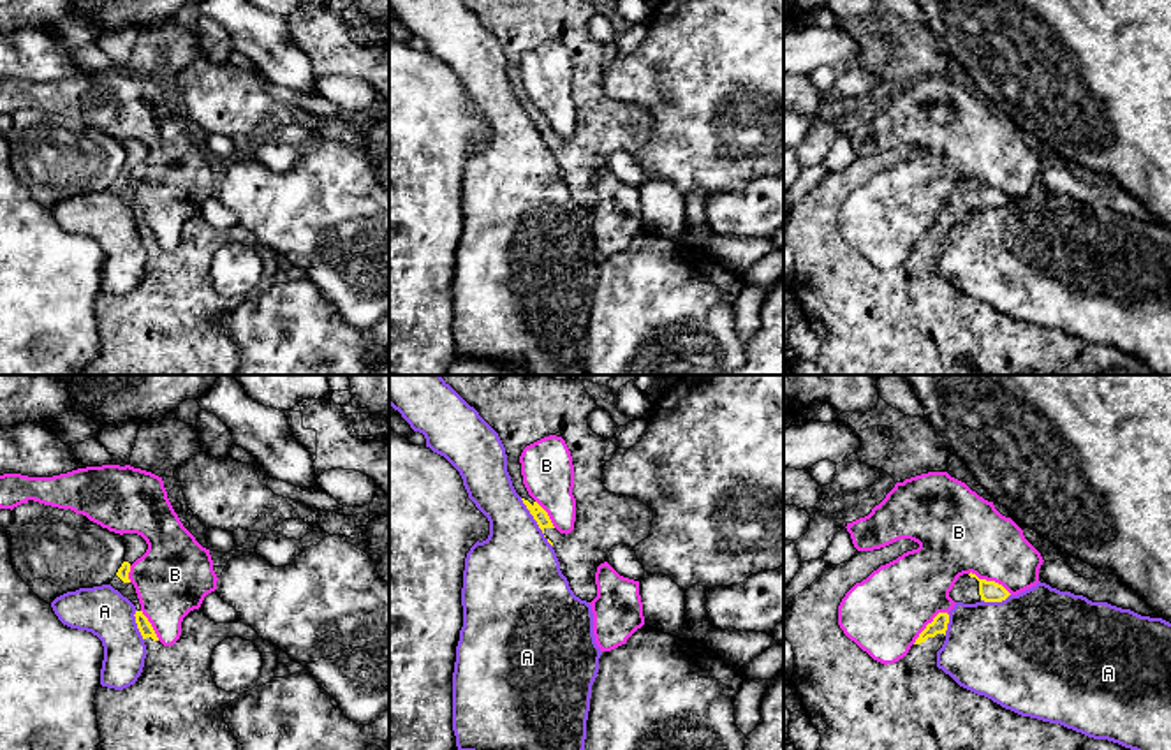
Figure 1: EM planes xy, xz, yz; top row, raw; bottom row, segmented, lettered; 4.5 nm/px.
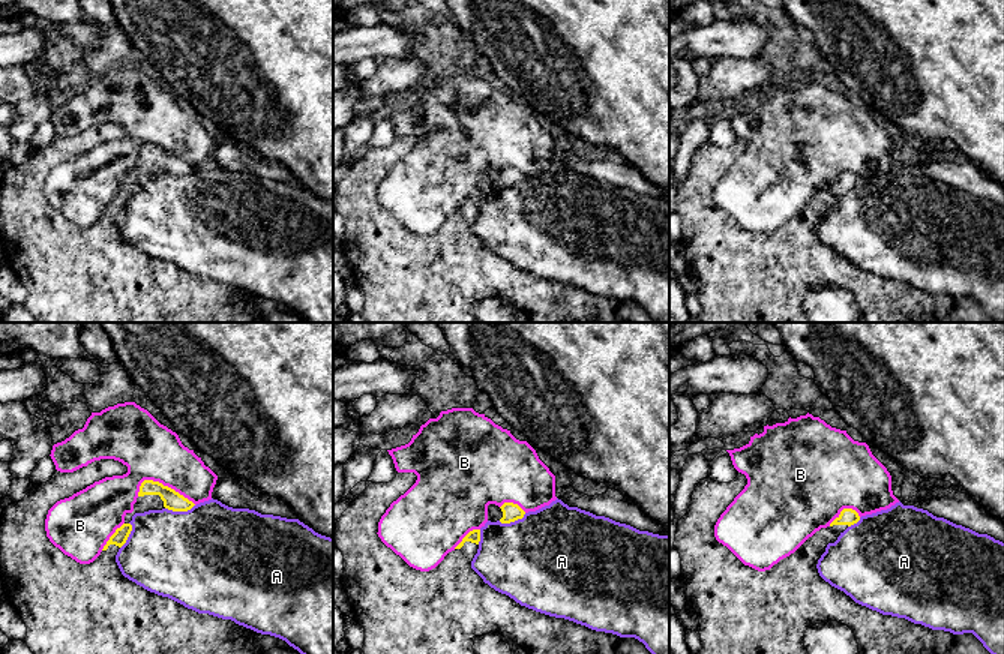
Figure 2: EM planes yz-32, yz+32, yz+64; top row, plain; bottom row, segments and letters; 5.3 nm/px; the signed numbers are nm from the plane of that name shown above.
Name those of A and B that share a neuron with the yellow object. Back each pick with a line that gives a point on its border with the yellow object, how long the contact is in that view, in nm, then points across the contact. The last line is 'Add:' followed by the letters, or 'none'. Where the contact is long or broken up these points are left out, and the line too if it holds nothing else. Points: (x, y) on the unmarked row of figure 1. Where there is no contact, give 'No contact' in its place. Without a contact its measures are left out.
Add: none

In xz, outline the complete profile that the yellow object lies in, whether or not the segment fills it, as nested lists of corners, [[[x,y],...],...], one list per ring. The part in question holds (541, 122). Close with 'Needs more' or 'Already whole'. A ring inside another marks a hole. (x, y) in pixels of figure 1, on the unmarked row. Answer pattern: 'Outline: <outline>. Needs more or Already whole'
Outline: [[[460,0],[479,21],[498,39],[505,60],[507,77],[516,99],[537,127],[548,148],[553,151],[560,167],[560,176],[567,183],[571,195],[581,206],[592,208],[597,202],[595,178],[608,167],[613,151],[625,150],[636,153],[650,141],[653,116],[643,107],[609,99],[602,88],[606,53],[611,46],[599,42],[588,32],[588,21],[595,16],[597,7],[590,0]],[[544,42],[562,42],[571,56],[574,70],[576,127],[571,139],[560,139],[548,118],[528,100],[519,62],[523,55]]]. Needs more

